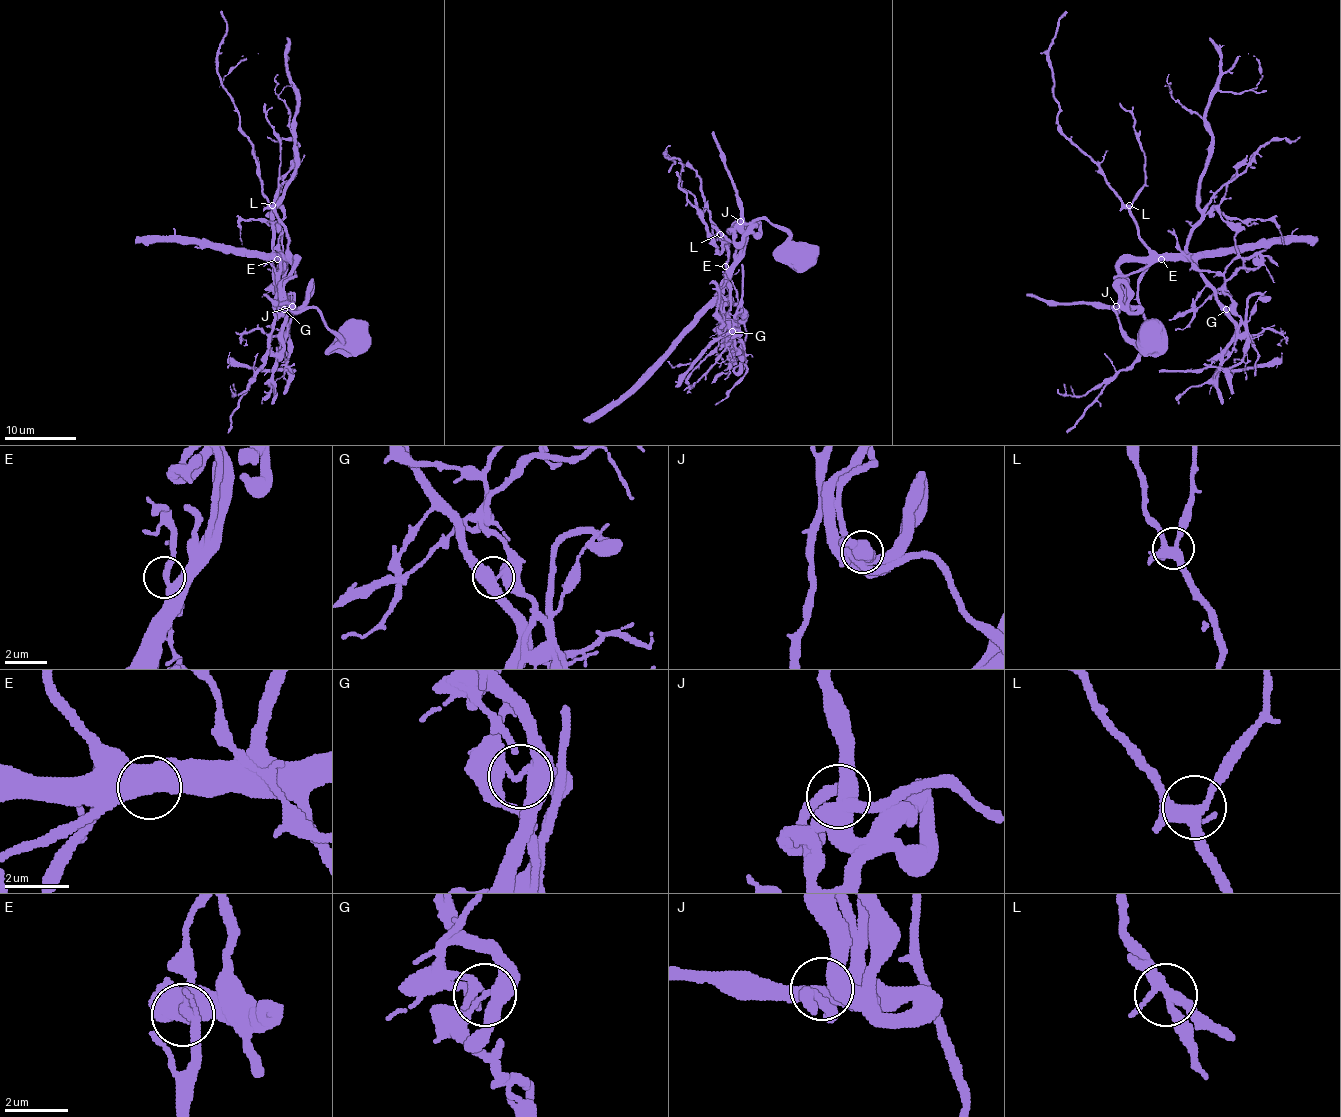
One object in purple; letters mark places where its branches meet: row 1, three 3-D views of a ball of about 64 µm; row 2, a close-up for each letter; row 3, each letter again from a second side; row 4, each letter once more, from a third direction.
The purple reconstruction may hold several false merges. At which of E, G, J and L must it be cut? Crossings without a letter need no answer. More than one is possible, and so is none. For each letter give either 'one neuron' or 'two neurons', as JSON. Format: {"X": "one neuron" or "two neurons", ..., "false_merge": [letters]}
{"E": "one neuron", "G": "two neurons", "J": "one neuron", "L": "one neuron", "false_merge": ["G"]}

